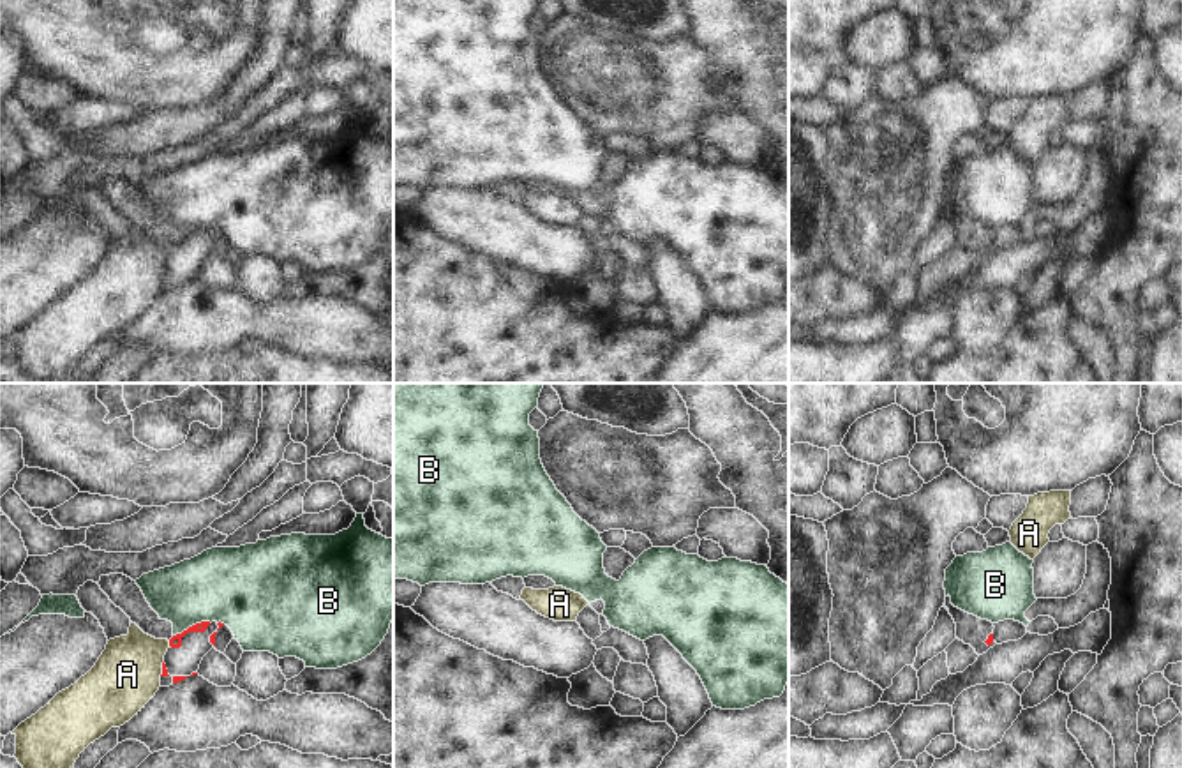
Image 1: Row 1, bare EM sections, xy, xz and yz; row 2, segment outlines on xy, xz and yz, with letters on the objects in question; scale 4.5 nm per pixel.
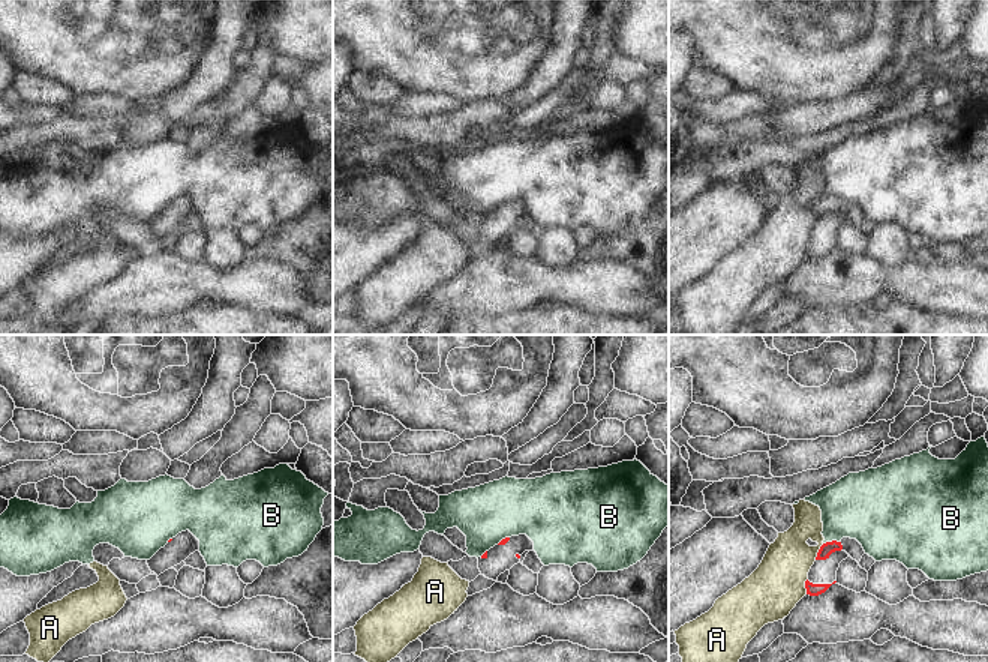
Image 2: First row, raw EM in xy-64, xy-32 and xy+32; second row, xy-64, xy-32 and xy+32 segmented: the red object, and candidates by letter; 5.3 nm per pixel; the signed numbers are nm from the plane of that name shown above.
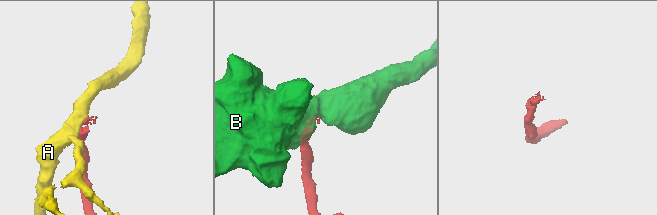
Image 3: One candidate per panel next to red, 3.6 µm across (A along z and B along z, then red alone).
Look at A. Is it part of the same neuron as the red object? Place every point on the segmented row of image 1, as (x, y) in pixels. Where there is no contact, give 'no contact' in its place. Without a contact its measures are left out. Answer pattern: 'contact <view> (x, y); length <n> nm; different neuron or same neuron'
contact xy (170, 643); length 30 nm; different neuron

